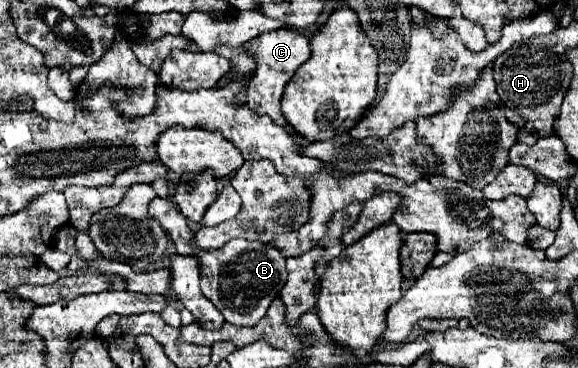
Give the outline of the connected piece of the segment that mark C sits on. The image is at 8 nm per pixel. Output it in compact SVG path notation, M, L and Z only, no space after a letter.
M285 27L285 29L271 31L271 33L263 33L255 39L251 39L249 45L245 45L245 47L249 51L253 51L257 57L257 71L247 85L247 105L257 115L269 115L277 125L285 127L287 121L281 113L281 95L283 95L285 83L289 83L293 73L309 59L311 43L295 27Z

